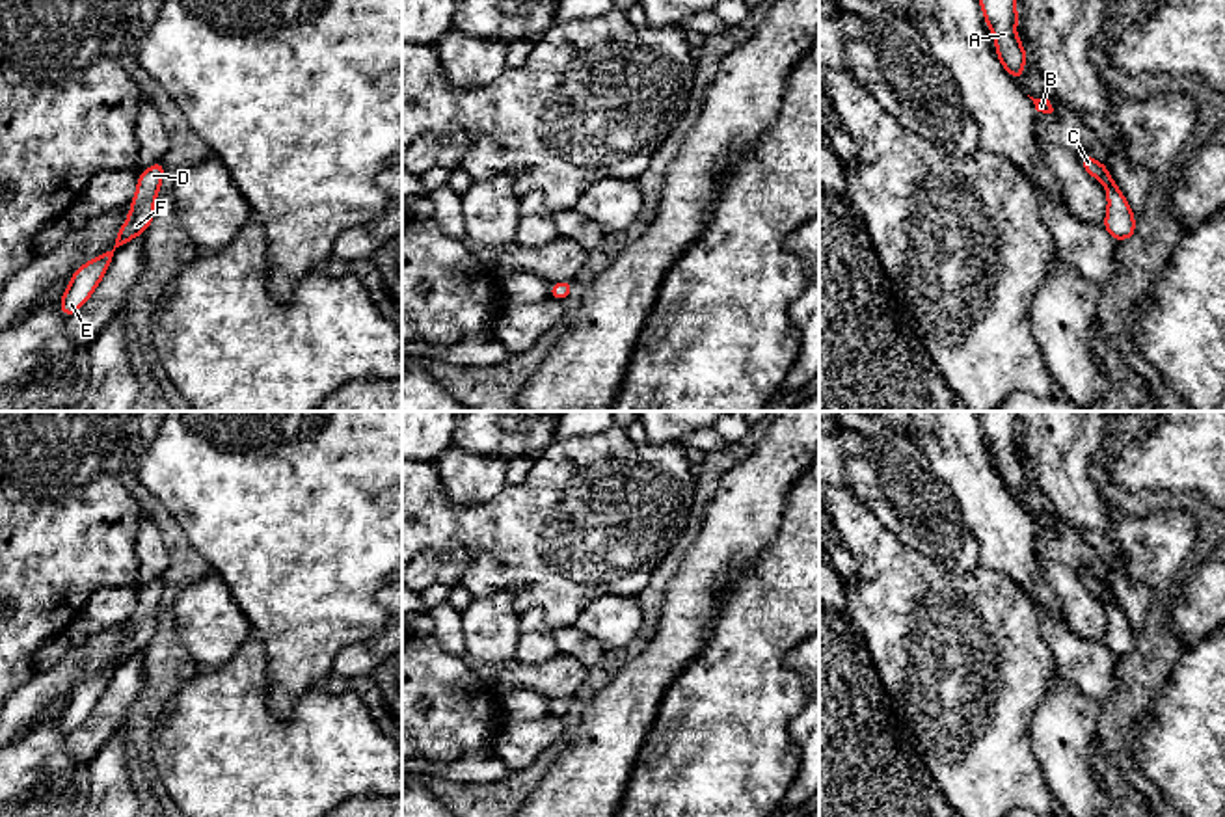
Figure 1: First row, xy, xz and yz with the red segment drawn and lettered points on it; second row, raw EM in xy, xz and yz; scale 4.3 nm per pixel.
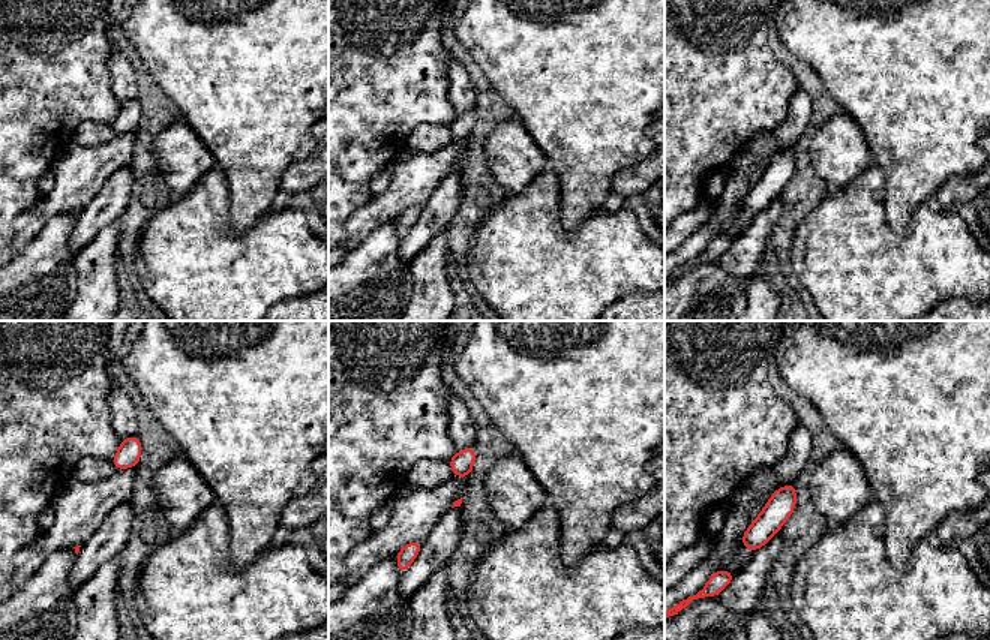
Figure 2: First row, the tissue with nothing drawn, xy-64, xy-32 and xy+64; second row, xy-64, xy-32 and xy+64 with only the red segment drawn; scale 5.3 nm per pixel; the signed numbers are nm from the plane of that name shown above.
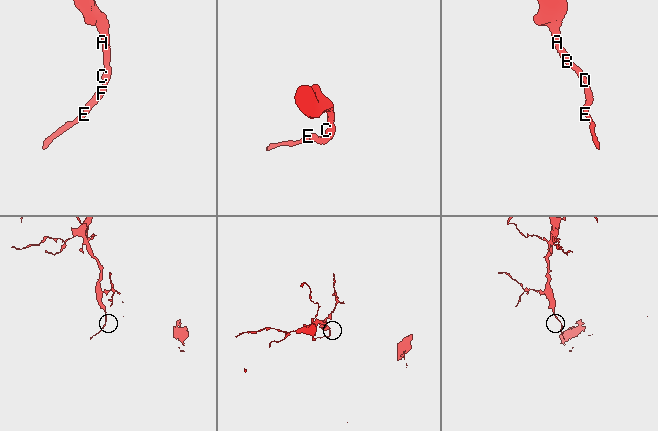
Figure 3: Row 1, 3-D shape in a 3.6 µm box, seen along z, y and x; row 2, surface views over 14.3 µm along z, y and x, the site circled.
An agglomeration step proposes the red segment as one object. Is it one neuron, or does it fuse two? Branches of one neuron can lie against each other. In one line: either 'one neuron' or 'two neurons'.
one neuron

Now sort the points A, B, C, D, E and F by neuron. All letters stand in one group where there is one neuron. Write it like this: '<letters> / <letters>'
A B C D E F

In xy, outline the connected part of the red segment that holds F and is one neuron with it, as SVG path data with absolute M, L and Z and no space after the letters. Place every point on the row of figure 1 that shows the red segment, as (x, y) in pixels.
M160 160L138 175L136 195L130 199L132 208L119 229L114 246L104 255L91 259L73 274L67 292L60 298L61 315L67 318L73 316L91 298L117 249L147 231L155 218L155 199L162 186L164 169L166 162Z

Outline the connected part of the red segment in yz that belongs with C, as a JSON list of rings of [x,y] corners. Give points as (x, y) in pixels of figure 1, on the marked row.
[[[1089,153],[1080,156],[1084,169],[1097,181],[1104,182],[1108,194],[1108,212],[1104,218],[1104,229],[1113,240],[1130,240],[1134,238],[1136,220],[1130,205],[1126,203],[1123,192],[1110,175],[1106,164],[1095,160]]]

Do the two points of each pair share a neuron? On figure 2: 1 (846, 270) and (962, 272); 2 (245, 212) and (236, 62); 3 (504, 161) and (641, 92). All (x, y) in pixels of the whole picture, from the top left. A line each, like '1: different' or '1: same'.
1: same
2: same
3: different

